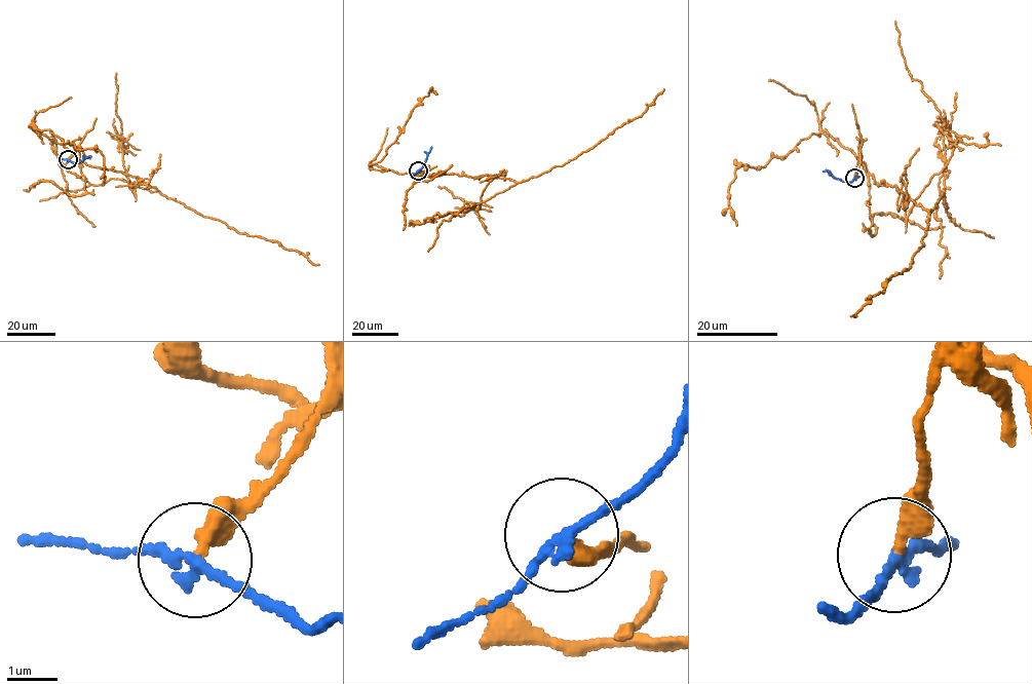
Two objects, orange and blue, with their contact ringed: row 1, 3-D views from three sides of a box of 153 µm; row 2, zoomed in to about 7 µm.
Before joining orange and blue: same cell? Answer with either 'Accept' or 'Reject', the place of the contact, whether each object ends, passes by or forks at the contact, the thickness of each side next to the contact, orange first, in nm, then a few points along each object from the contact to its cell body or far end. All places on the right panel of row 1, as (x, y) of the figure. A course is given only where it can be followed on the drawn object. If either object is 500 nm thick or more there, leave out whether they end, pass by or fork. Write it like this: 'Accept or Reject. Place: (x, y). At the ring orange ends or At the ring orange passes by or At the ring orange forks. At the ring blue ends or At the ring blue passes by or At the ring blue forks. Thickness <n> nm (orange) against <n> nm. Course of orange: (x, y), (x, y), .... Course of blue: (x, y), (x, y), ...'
Reject. Place: (854, 178). At the ring orange ends. At the ring blue passes by. Thickness 360 nm (orange) against 200 nm. Course of orange: (854, 177), (864, 163), (874, 181), (931, 211), (942, 194), (948, 207), (944, 174), (940, 277). Course of blue: (854, 177), (850, 183), (833, 178), (827, 169), (823, 172)

